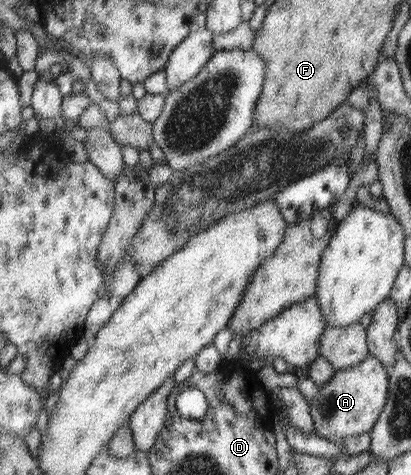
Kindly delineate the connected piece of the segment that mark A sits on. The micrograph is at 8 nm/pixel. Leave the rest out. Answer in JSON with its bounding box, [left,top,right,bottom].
[309,354,390,443]

